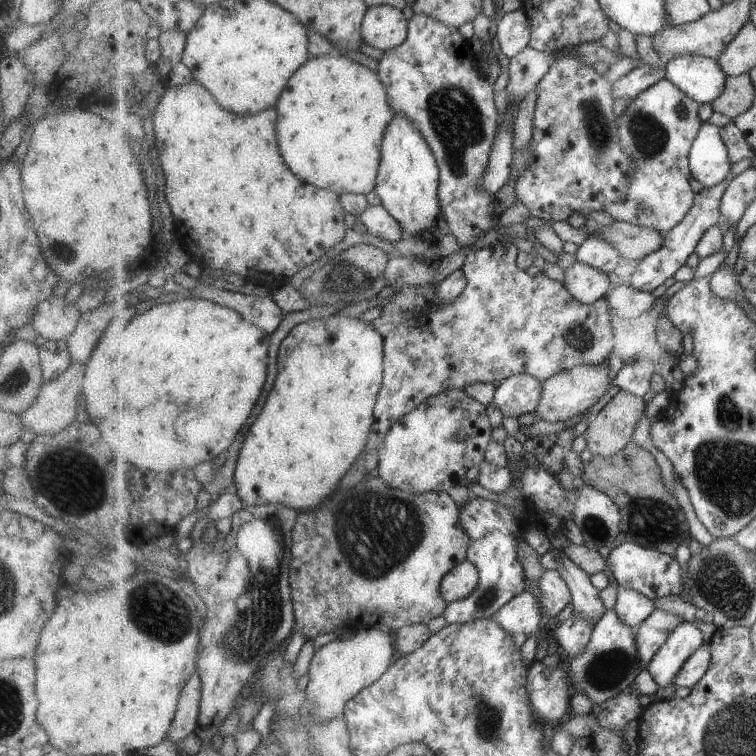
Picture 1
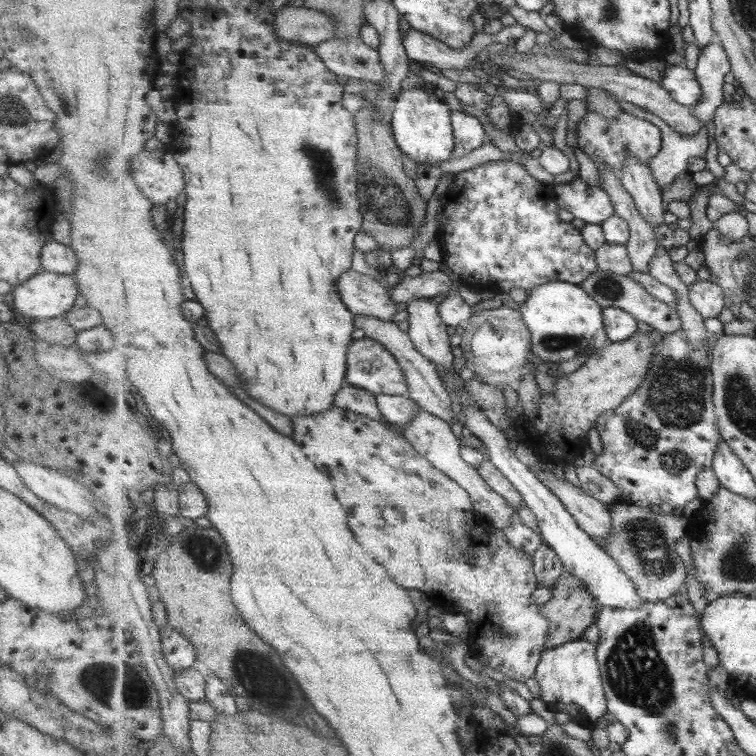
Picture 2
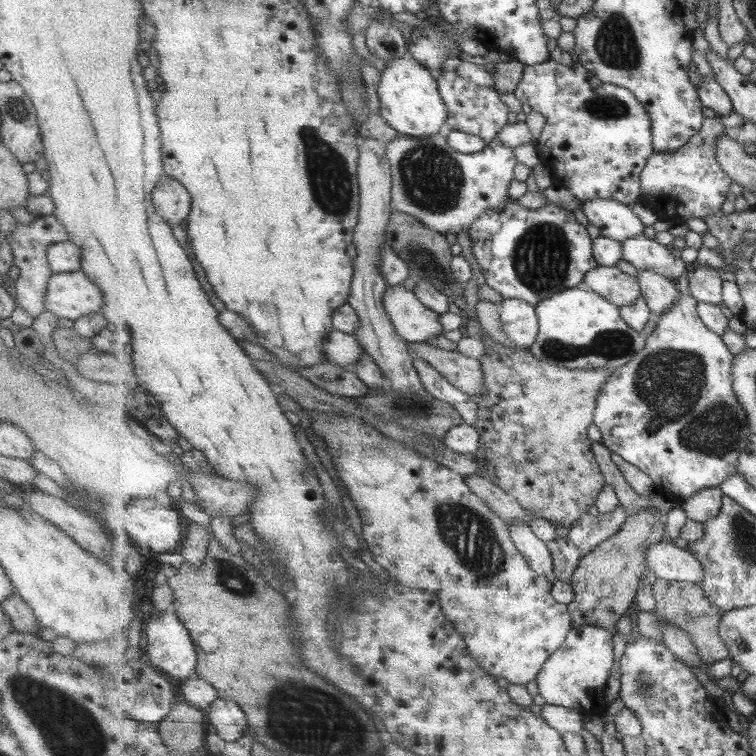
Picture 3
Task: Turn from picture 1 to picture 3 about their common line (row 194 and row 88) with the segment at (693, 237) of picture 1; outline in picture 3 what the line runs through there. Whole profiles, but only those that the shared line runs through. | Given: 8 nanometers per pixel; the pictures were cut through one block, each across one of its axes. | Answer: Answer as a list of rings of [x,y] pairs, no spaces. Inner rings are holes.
[[[696,74],[696,88],[699,97],[705,107],[713,109],[719,117],[729,116],[735,112],[731,97],[725,92],[725,89],[719,84],[715,75]]]

